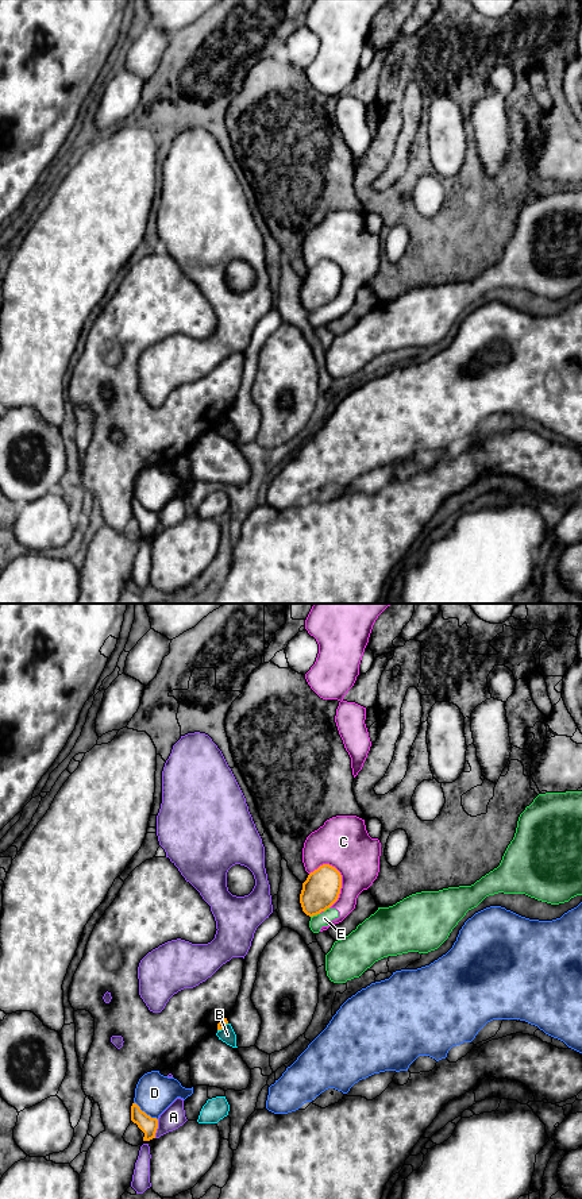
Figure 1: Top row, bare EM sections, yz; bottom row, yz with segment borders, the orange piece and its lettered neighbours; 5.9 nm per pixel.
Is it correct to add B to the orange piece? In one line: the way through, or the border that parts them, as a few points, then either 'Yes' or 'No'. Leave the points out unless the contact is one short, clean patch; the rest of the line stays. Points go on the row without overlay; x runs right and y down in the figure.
No

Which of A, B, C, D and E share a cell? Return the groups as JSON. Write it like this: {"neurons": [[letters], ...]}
{"neurons": [["A"], ["B"], ["C", "E"], ["D"]]}

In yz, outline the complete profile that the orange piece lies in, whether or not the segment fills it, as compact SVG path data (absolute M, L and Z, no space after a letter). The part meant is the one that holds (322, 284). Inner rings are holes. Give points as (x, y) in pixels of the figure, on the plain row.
M329 259L320 261L302 278L300 289L302 307L309 312L325 307L338 296L340 284L340 267Z

